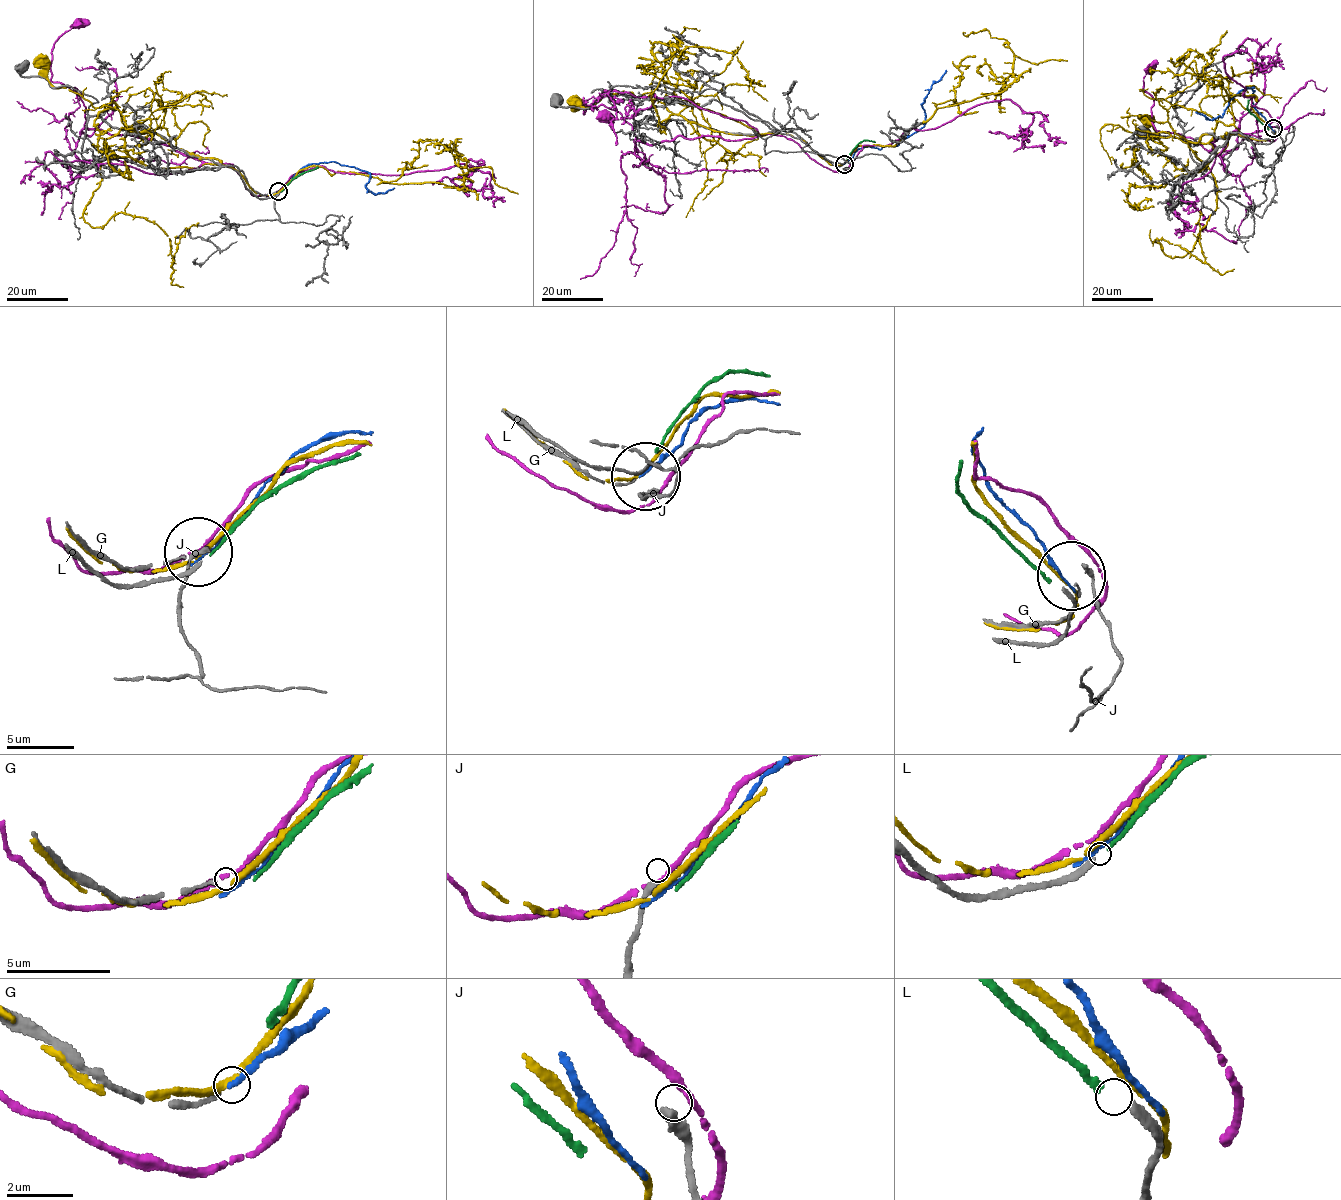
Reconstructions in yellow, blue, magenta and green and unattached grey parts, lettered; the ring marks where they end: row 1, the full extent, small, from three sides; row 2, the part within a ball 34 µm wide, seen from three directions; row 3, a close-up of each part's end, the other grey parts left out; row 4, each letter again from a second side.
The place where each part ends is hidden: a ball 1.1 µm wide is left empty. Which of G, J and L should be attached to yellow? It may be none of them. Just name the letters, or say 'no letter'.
no letter

